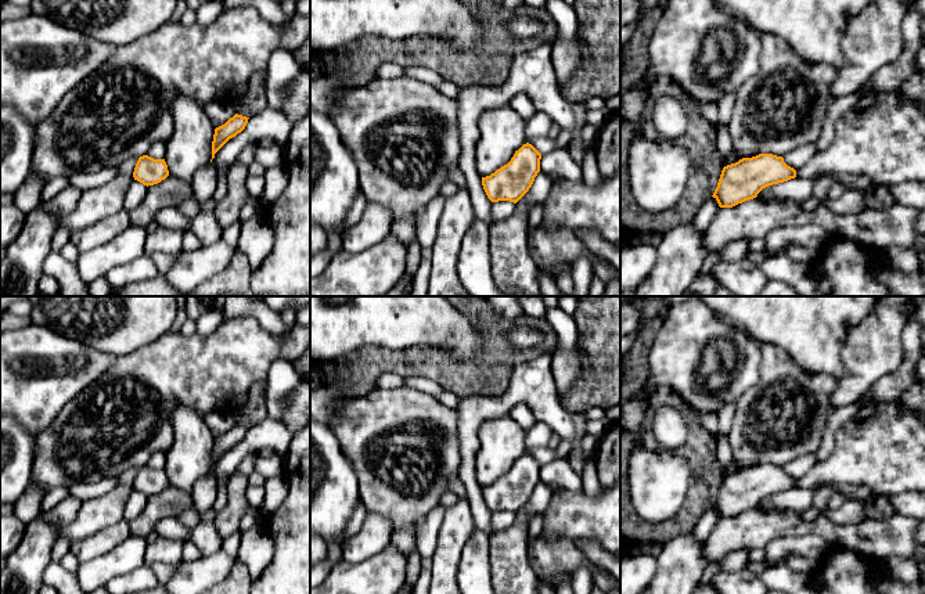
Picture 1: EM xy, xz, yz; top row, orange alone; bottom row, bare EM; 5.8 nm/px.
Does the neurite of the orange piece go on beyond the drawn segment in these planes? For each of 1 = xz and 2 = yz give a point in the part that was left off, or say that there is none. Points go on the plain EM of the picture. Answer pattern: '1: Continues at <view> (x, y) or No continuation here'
1: No continuation here
2: No continuation here

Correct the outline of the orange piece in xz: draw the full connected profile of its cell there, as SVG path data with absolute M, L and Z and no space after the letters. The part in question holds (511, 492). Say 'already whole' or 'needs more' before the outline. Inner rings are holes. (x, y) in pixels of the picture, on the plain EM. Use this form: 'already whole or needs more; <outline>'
already whole; M529 453L515 461L511 471L490 486L482 487L482 496L492 512L517 514L532 497L540 482L541 464Z

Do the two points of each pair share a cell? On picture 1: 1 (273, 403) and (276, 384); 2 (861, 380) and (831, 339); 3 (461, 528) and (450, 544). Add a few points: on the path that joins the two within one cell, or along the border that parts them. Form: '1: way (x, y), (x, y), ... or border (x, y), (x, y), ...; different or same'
1: way (276, 399), (276, 388); same
2: border (859, 324), (843, 342), (842, 375), (837, 381); different
3: way (457, 532), (452, 540); same

